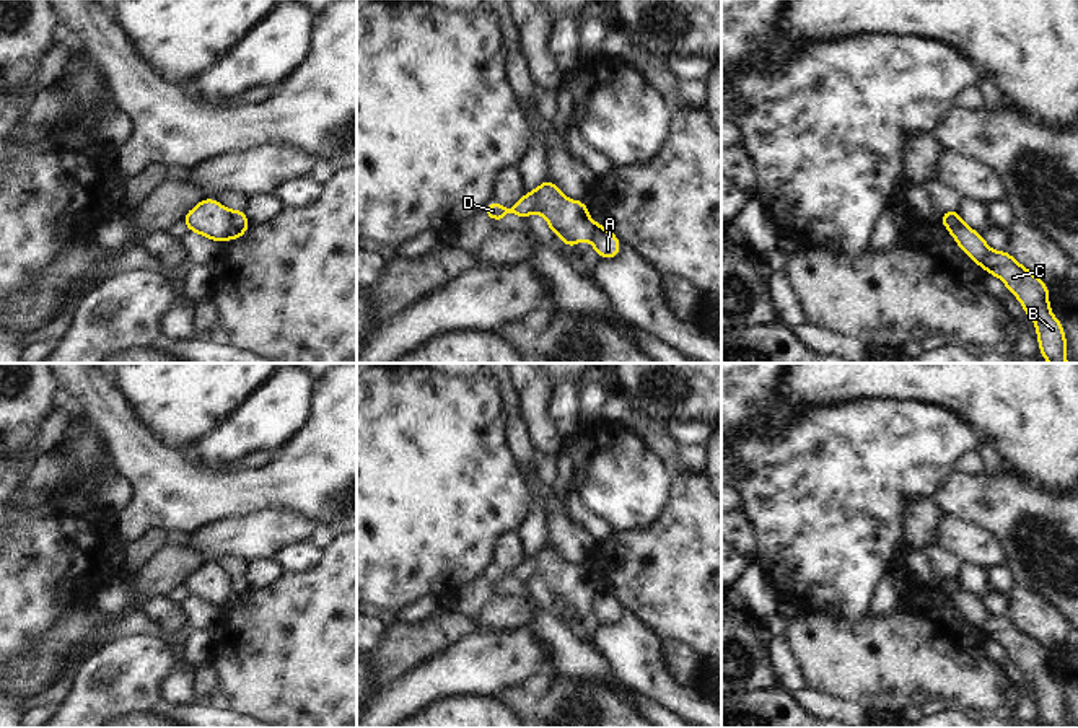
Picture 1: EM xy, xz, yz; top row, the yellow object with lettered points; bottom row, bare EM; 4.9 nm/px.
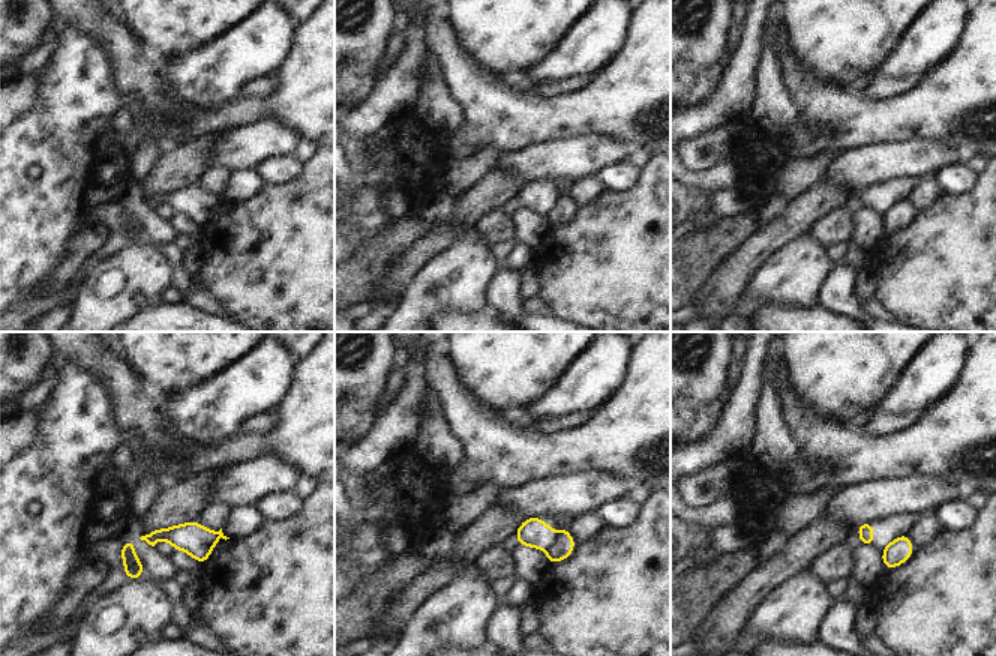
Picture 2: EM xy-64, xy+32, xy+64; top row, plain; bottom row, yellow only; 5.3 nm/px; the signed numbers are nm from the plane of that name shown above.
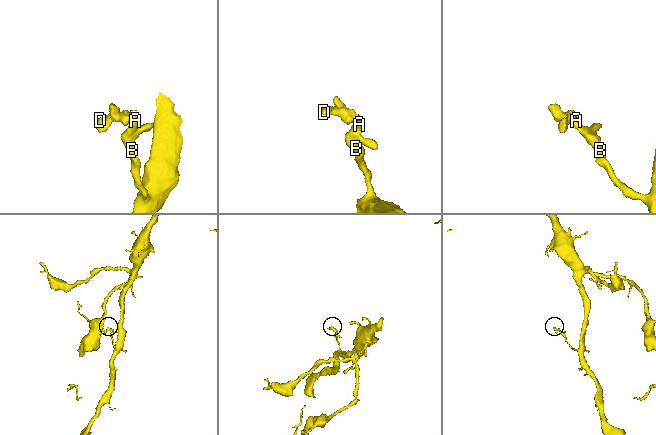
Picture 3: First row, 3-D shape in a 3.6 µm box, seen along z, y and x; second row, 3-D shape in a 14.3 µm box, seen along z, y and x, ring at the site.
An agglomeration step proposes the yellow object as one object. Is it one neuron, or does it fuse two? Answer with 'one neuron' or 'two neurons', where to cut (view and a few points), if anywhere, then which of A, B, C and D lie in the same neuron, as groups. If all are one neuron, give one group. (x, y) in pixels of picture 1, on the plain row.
two neurons; cut xy (228, 577), (230, 595), (225, 601); groups A B C / D

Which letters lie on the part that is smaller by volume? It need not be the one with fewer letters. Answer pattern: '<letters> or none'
D

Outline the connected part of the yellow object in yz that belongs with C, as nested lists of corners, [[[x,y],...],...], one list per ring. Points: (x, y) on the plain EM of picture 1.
[[[959,575],[941,578],[941,586],[953,599],[957,611],[988,640],[1003,645],[1036,689],[1041,721],[1049,728],[1067,726],[1067,702],[1060,684],[1055,684],[1049,668],[1049,650],[1016,627],[1008,616],[992,616],[985,603],[969,593],[959,581]]]

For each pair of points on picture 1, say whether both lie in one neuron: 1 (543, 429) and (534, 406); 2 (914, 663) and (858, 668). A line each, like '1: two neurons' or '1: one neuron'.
1: one neuron
2: one neuron

